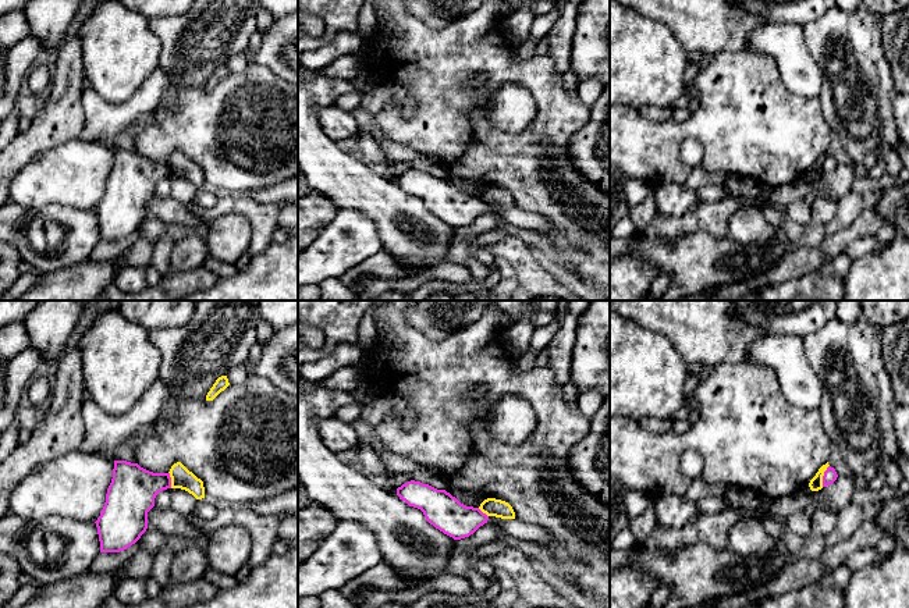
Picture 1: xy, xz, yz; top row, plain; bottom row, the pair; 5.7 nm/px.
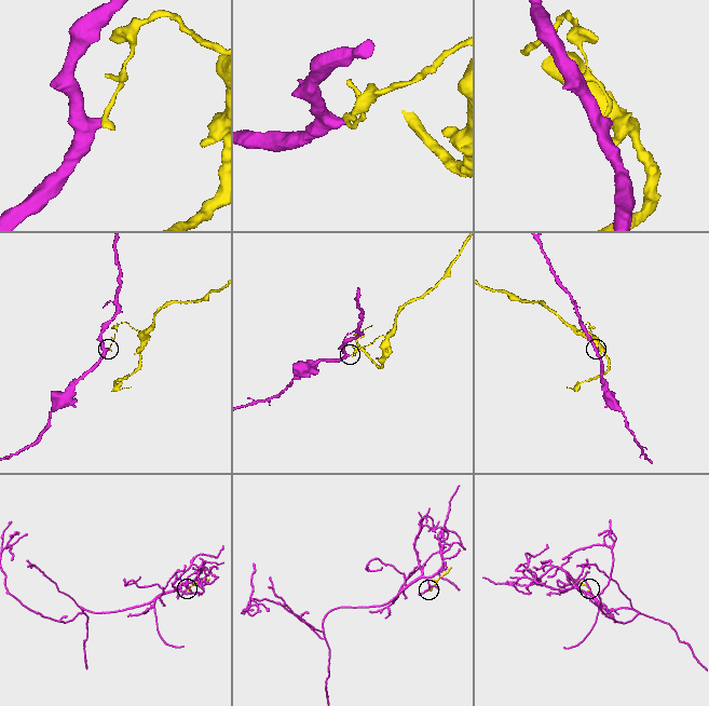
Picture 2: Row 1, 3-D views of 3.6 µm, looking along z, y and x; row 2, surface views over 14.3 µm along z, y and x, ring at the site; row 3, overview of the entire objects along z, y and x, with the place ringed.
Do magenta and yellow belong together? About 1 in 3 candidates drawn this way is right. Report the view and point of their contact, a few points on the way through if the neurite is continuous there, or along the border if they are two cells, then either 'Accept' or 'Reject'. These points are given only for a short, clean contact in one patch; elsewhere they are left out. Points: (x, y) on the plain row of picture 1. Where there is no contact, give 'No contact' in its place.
Touches magenta at yz (823, 164). Boundary: yz (828, 153), (821, 174). Reject

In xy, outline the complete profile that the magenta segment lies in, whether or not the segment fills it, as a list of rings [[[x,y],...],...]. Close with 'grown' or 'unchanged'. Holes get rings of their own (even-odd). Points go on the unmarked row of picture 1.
[[[114,149],[113,167],[96,216],[100,241],[120,241],[148,217],[148,200],[156,184],[171,177],[170,161],[153,161],[138,152]]]; unchanged

